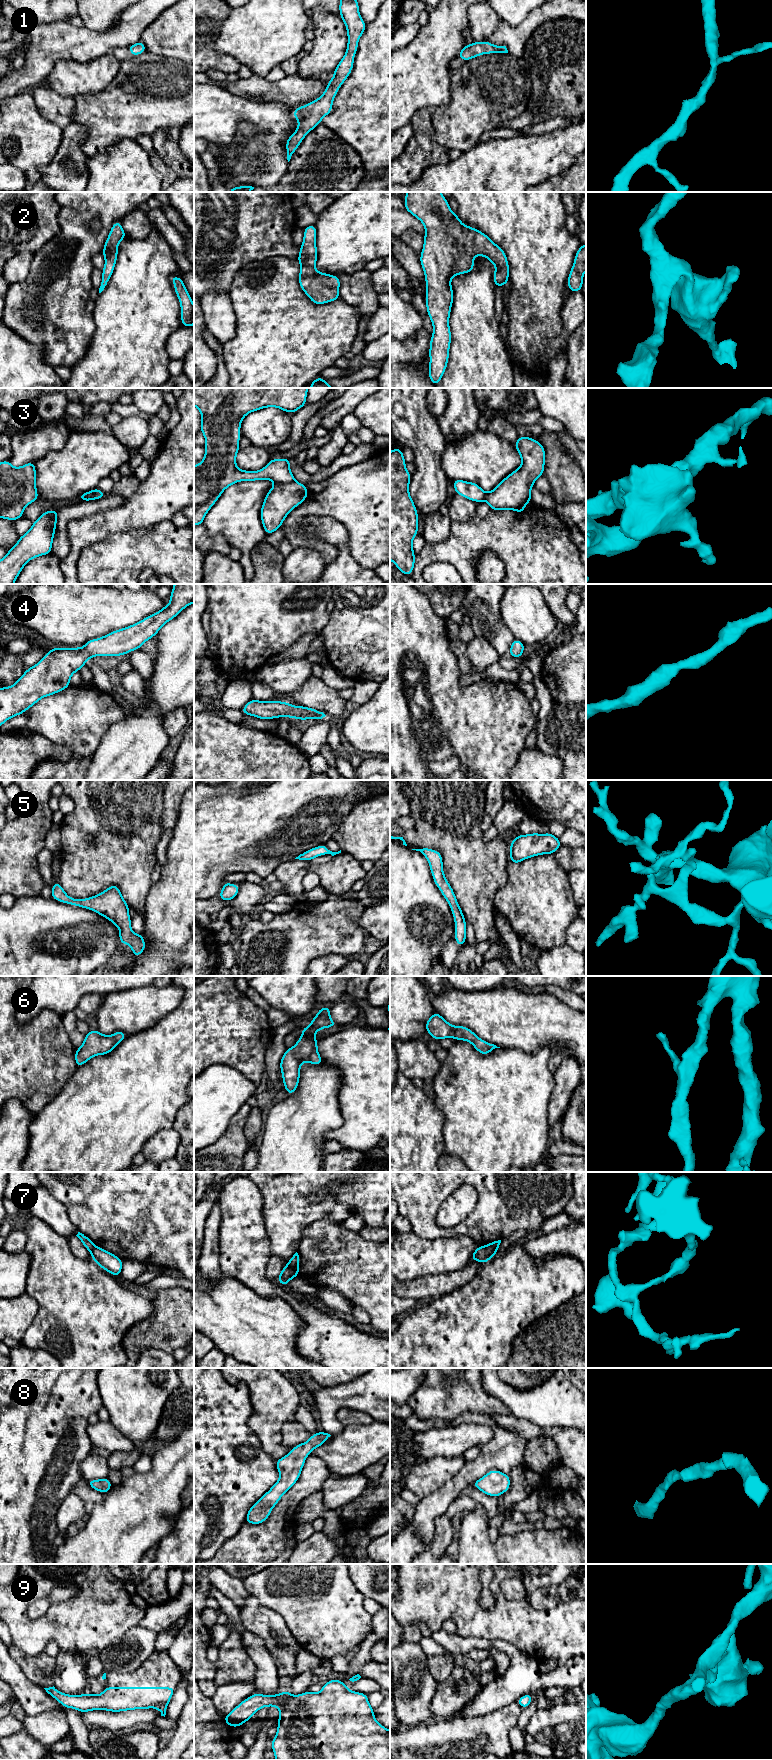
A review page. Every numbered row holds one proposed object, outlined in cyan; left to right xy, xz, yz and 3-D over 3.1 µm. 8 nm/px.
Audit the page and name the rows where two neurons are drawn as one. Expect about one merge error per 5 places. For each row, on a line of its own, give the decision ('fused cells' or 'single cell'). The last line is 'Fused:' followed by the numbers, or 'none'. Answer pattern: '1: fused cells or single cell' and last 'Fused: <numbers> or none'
1: single cell
2: single cell
3: fused cells
4: single cell
5: single cell
6: single cell
7: fused cells
8: single cell
9: single cell
Fused: 3, 7

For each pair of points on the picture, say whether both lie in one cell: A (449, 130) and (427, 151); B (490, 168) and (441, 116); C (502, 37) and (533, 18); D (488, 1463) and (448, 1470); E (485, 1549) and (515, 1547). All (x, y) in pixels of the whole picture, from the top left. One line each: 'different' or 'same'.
A: different
B: different
C: same
D: different
E: different

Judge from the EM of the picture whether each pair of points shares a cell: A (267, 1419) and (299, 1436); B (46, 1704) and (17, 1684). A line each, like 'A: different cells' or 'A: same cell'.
A: different cells
B: same cell

